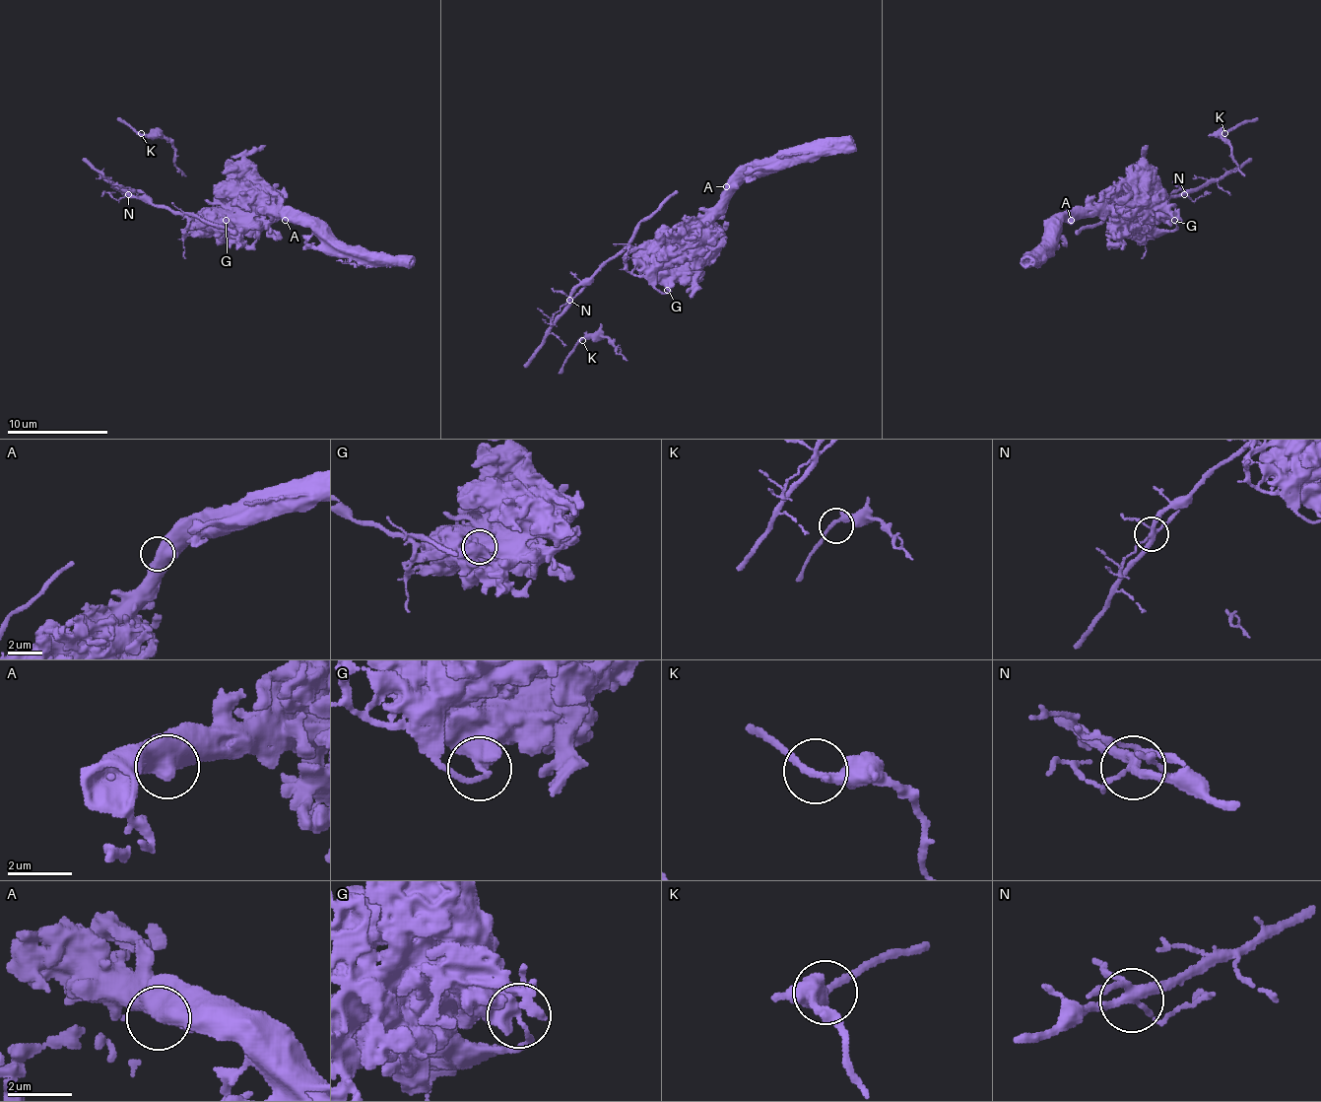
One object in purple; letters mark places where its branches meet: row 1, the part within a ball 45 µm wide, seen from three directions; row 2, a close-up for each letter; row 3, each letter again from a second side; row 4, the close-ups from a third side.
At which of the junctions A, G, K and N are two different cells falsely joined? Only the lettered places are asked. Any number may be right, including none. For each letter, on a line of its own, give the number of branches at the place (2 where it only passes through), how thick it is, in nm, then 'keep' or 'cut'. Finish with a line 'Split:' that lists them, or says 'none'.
A: branches 1; calibre 750 nm; keep
G: branches 2; calibre 480 nm; cut
K: branches 2; calibre 260 nm; keep
N: branches 5; calibre 280 nm; keep
Split: G

